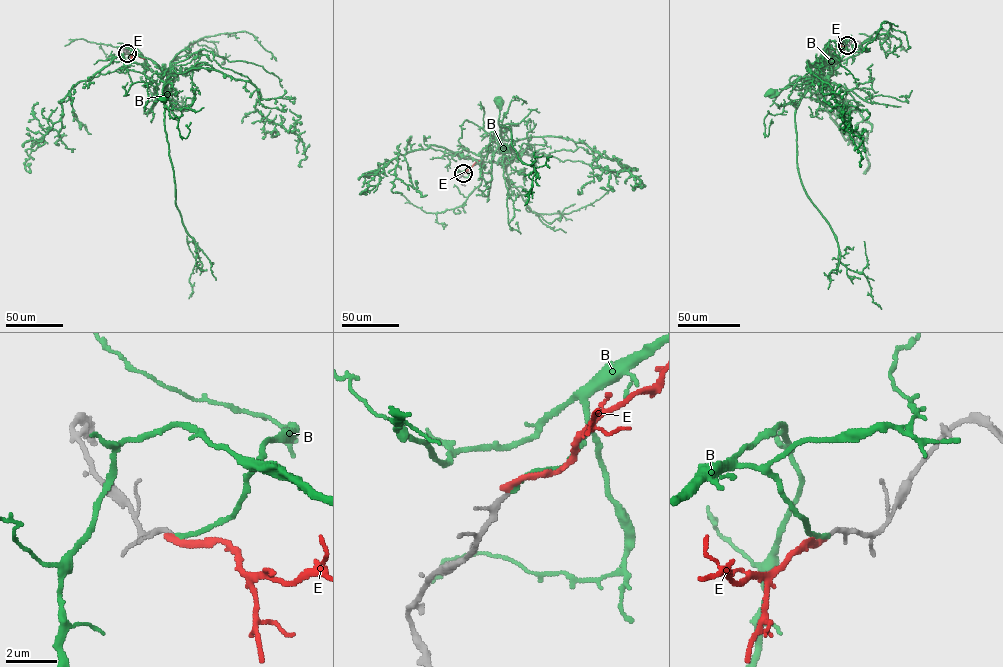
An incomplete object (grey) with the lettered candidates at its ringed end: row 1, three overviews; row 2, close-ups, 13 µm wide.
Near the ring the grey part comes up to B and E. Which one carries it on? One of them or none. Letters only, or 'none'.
B

